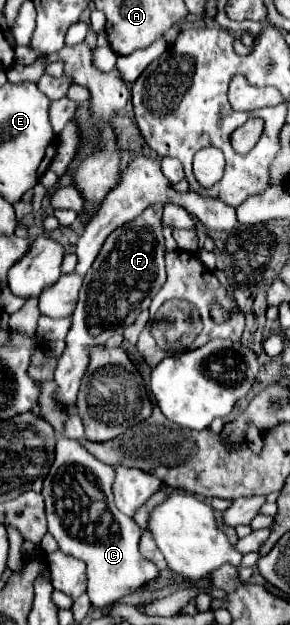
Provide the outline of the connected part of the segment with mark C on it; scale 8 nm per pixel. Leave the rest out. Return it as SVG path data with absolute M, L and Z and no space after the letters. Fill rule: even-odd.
M60 437L54 463L42 487L48 533L58 541L62 553L86 563L88 597L100 609L158 577L154 563L146 561L138 551L142 529L114 505L112 479L114 469L110 465L98 461L80 441Z

